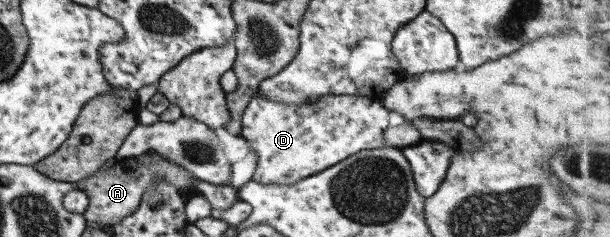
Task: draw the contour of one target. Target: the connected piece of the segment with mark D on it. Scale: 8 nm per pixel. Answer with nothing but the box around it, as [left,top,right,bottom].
[241,94,388,184]

